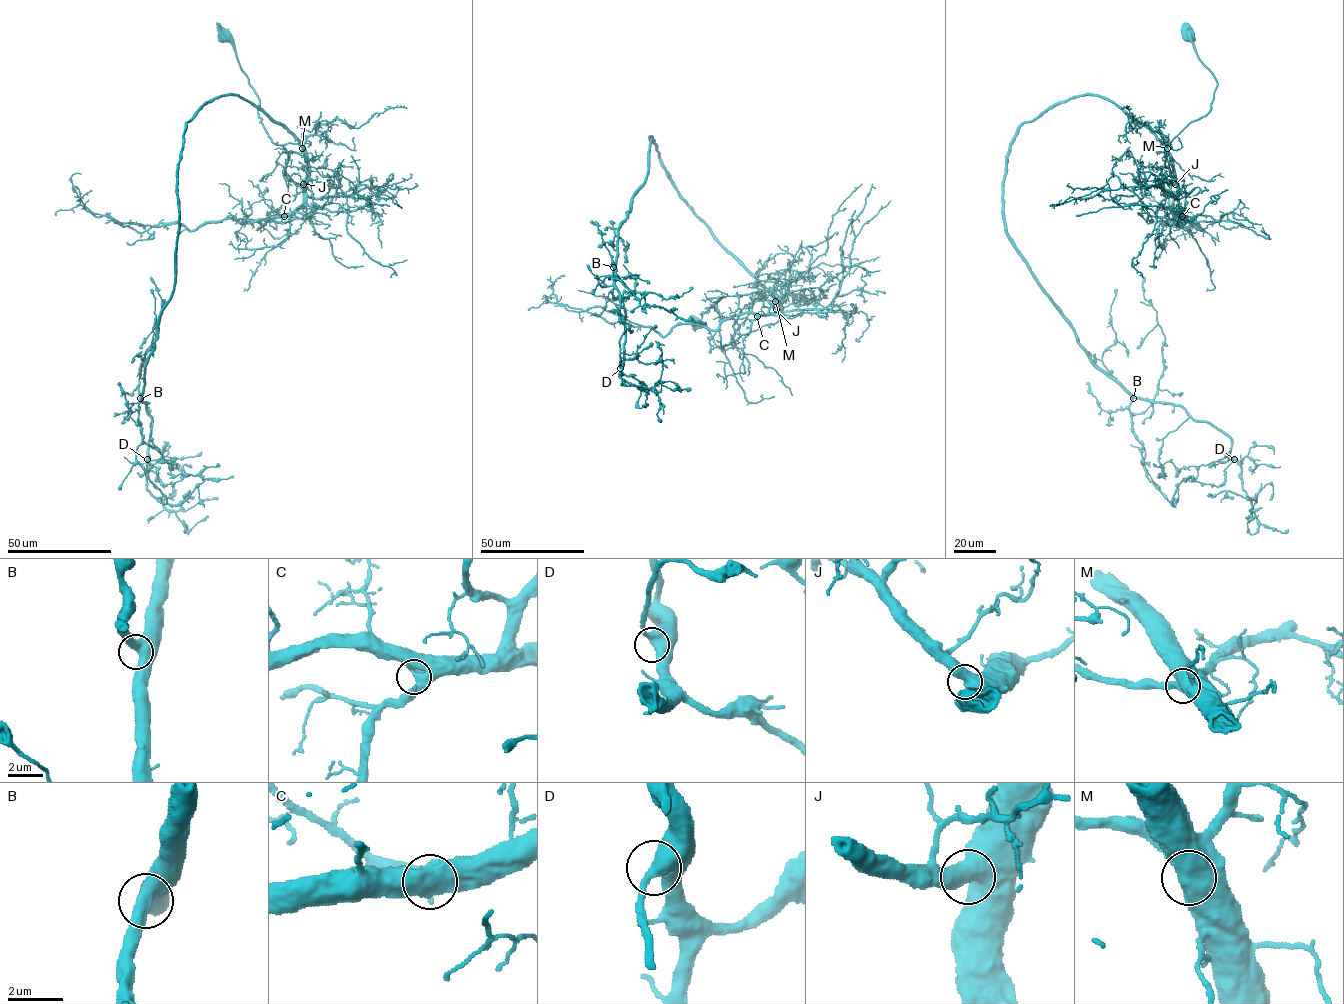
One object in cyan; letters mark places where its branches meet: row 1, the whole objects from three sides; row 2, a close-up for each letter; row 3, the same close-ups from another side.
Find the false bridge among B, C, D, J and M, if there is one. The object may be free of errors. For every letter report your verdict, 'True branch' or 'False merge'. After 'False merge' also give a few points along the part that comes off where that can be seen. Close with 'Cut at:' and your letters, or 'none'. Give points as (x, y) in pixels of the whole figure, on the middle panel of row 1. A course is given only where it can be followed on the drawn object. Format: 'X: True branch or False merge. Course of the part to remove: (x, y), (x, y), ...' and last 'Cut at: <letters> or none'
B: True branch
C: True branch
D: True branch
J: True branch
M: True branch
Cut at: none

